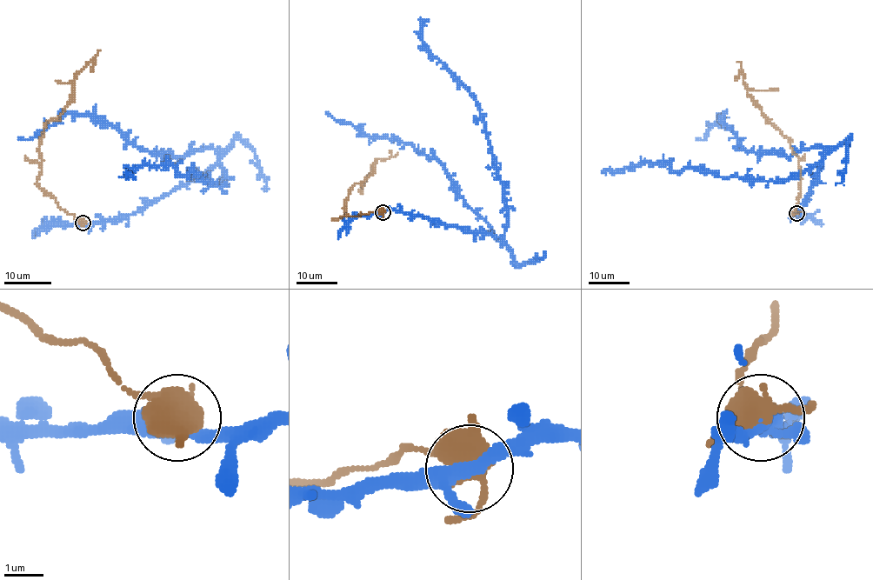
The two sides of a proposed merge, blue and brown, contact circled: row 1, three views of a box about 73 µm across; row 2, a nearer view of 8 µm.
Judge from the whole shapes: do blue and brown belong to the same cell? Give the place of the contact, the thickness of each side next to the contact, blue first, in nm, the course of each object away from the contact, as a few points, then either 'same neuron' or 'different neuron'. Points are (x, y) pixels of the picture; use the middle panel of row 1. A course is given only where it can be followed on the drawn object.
(383, 212) | 300/500 nm | blue via (383, 212), (401, 210), (497, 236), (507, 222), (503, 183), (478, 102), (427, 47), (422, 24), (429, 22) | brown via (383, 212), (375, 210), (343, 216), (349, 191), (372, 172), (376, 160), (389, 159), (397, 153) | different neuron

